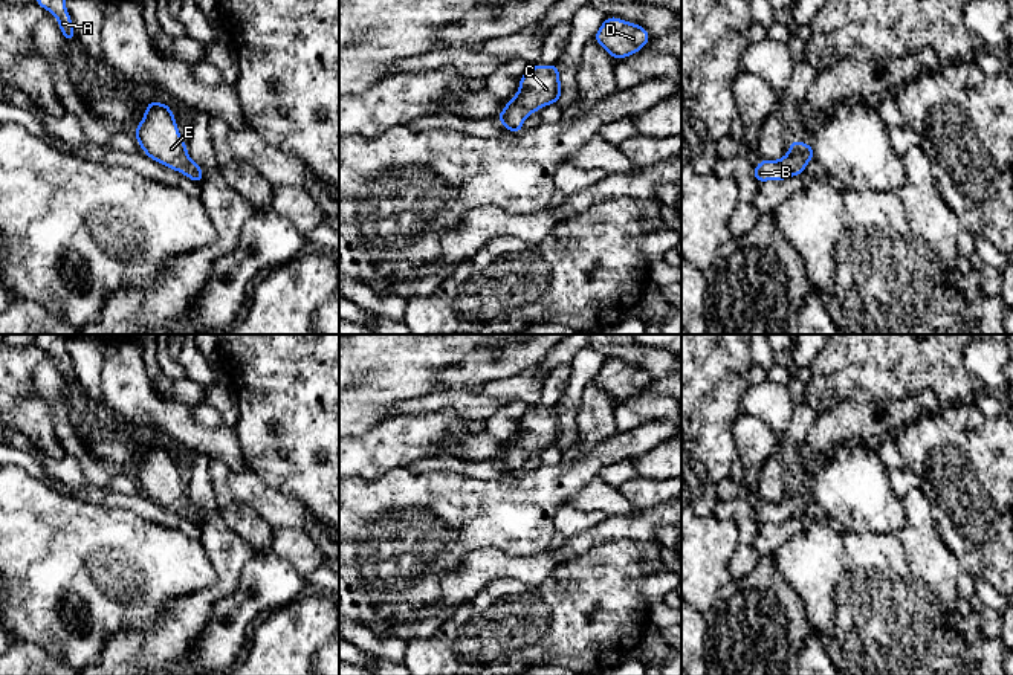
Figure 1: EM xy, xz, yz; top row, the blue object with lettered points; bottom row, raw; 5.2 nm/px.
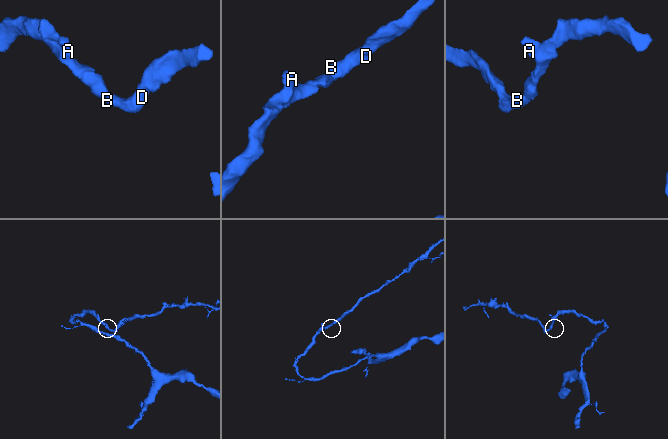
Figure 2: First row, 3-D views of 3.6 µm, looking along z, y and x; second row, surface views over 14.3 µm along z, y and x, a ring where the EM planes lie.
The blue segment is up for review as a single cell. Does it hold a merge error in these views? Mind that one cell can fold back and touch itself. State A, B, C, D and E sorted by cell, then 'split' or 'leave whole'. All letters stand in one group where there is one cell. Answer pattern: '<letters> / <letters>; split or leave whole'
A B C D E; leave whole

